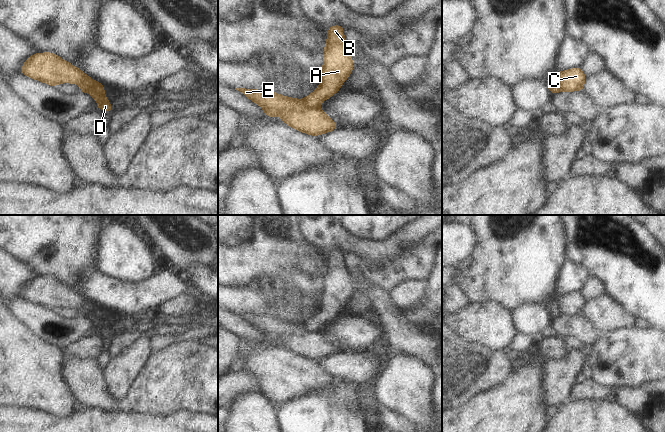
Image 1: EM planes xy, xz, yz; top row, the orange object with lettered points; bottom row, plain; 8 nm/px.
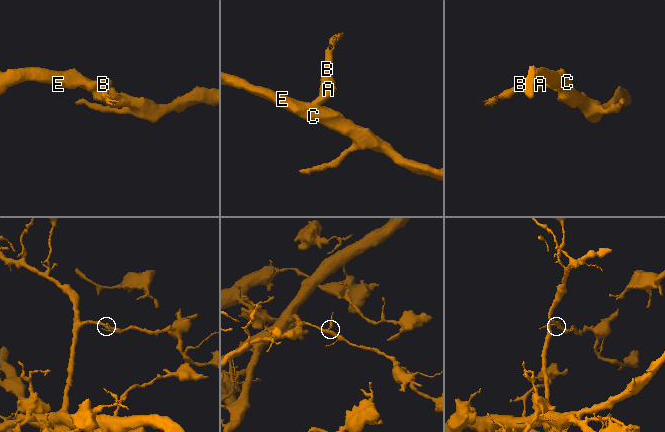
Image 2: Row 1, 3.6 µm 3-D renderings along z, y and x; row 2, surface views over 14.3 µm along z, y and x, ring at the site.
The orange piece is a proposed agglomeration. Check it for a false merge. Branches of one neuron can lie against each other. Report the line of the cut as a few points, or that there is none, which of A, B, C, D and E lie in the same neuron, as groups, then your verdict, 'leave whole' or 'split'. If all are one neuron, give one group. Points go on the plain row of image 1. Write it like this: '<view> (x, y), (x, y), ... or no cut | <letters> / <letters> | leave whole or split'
xz (303, 323), (305, 330), (310, 332), (317, 331) | A B / C D E | split

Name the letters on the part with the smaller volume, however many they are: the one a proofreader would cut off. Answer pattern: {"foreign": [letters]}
{"foreign": ["A", "B"]}

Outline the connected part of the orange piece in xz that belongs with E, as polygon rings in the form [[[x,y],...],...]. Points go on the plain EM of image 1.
[[[236,312],[249,324],[258,328],[265,336],[265,341],[281,340],[282,347],[291,350],[293,353],[311,360],[318,360],[338,353],[337,347],[333,346],[330,341],[319,331],[310,333],[304,330],[304,323],[295,323],[285,321],[271,314],[257,314]]]

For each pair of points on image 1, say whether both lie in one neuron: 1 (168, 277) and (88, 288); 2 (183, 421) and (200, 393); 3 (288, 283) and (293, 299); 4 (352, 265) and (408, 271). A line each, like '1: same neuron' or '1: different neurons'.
1: same neuron
2: different neurons
3: different neurons
4: same neuron

